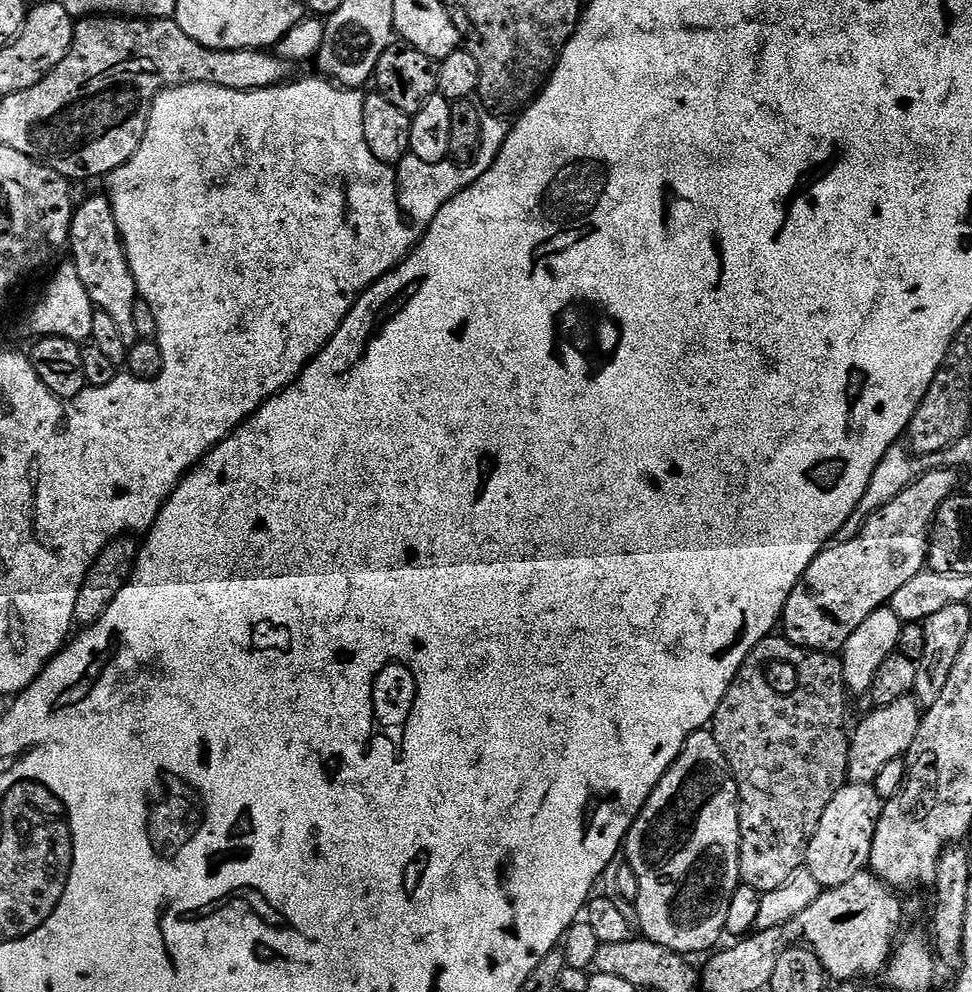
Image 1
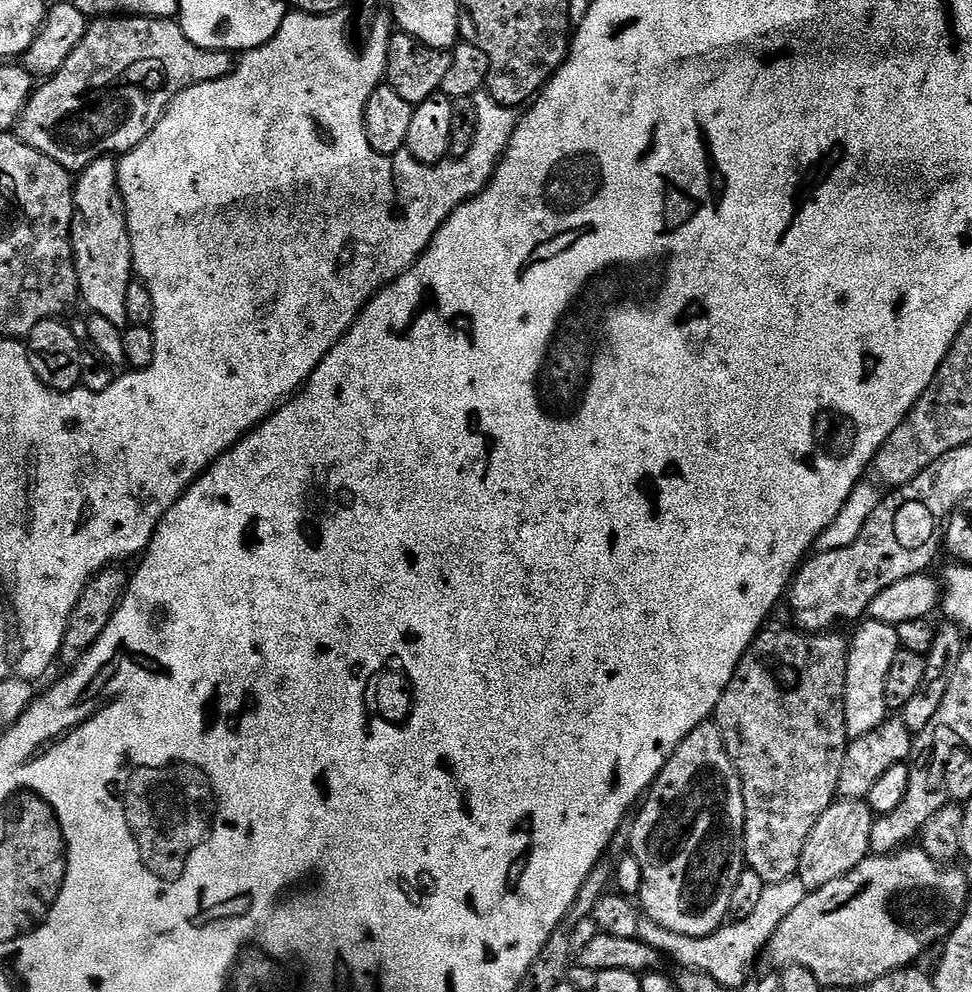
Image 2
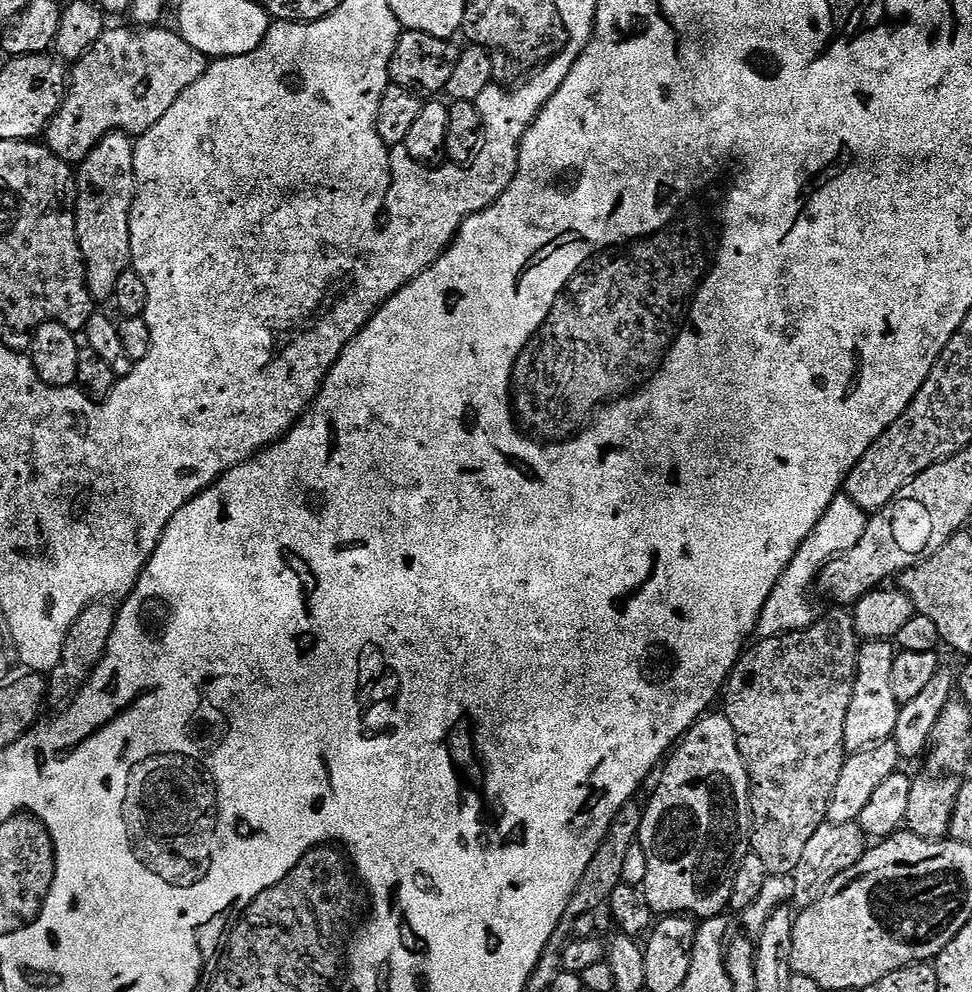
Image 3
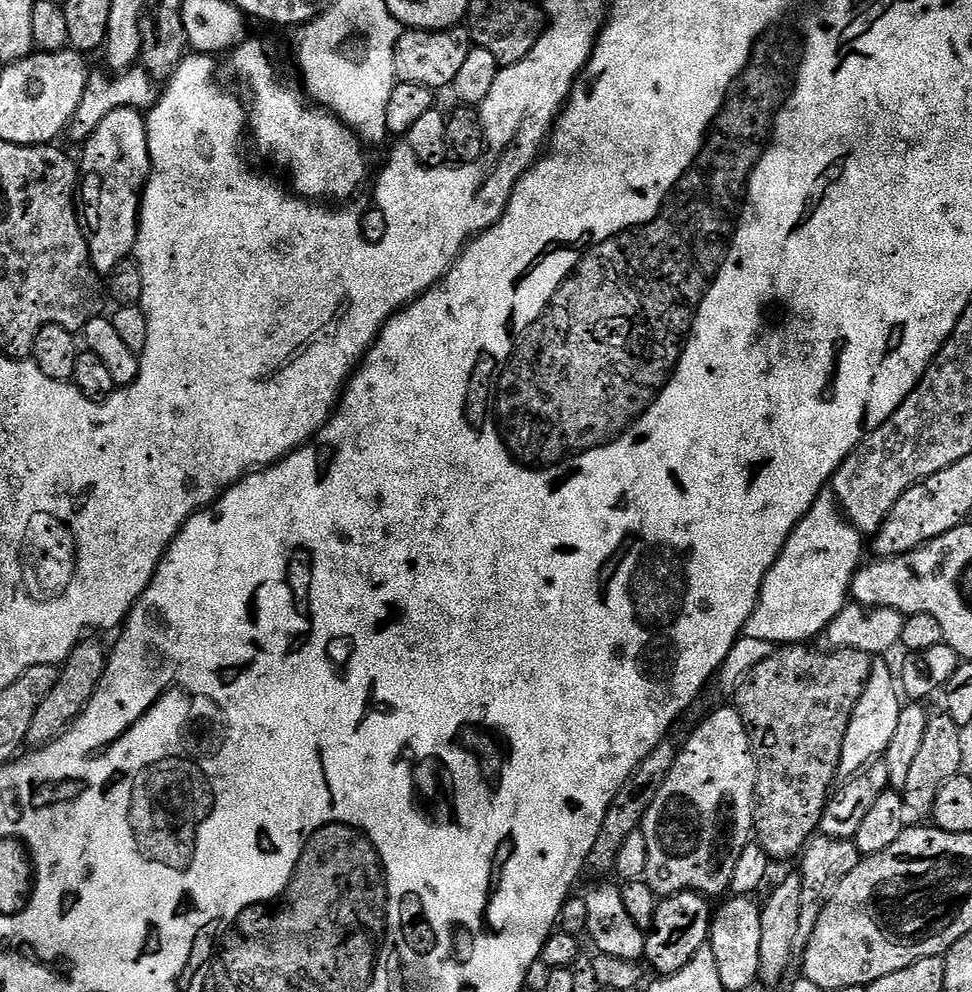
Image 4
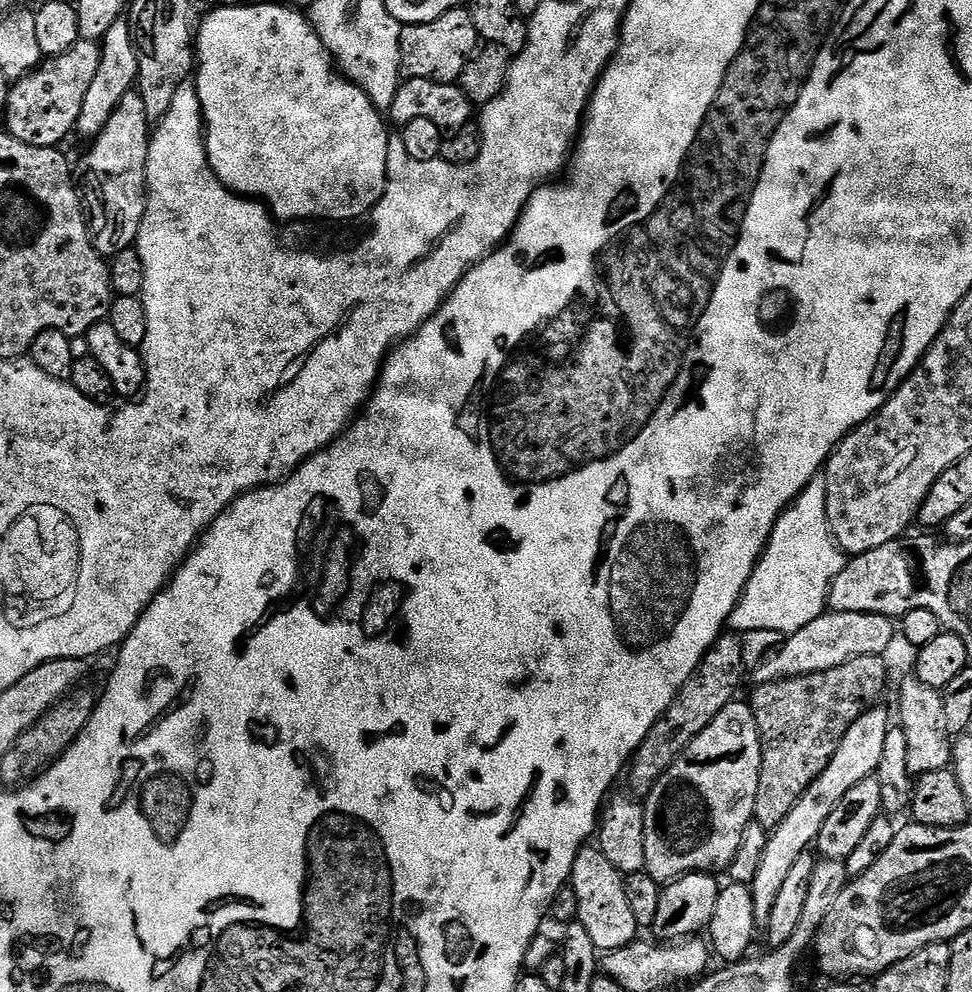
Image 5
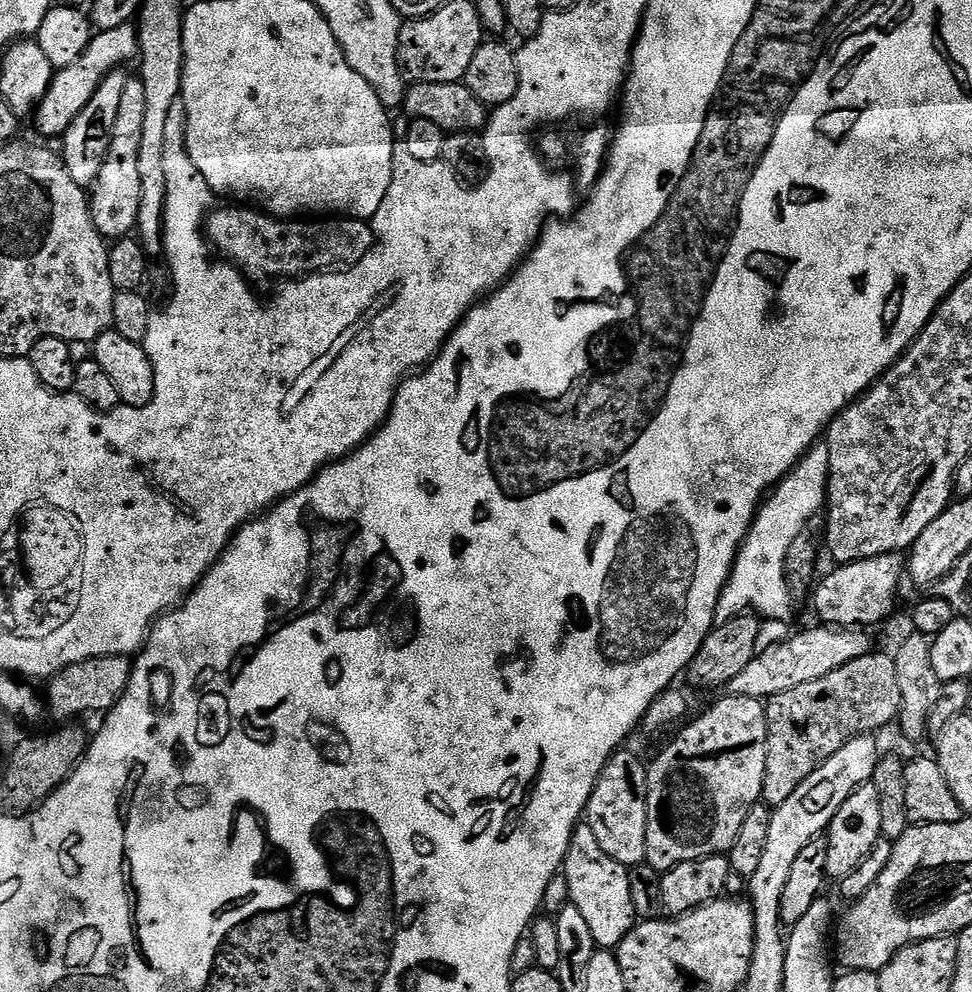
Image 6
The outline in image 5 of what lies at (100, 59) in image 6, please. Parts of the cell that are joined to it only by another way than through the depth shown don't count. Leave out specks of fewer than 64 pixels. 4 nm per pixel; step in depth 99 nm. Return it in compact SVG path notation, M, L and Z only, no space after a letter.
M80 39L66 54L45 59L29 76L15 81L9 87L8 109L3 117L8 123L8 135L35 148L63 145L63 140L73 135L78 114L82 114L82 102L86 102L86 90L90 90L90 82L98 74L100 50L97 41Z

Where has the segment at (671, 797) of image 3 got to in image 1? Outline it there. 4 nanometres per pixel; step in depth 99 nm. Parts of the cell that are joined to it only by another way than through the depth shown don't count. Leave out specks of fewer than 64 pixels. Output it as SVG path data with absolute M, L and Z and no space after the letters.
M701 730L688 735L678 758L672 763L667 774L658 782L658 786L650 794L646 806L632 823L632 828L628 831L628 839L624 842L623 851L626 853L626 863L632 867L634 874L638 874L638 898L634 901L634 908L636 908L637 917L635 916L635 919L638 921L639 931L640 928L644 931L641 932L643 939L658 942L658 946L666 946L681 954L704 952L707 948L712 947L715 949L717 947L715 944L719 942L720 936L725 935L726 914L730 914L730 902L742 881L740 879L740 795L736 792L736 780L732 777L730 766L711 731Z

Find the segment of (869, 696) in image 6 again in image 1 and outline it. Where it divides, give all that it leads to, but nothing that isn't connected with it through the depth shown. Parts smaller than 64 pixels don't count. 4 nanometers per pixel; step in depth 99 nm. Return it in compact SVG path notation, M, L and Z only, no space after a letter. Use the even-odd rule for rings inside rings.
M773 634L750 650L714 714L710 731L730 766L740 795L740 879L756 892L778 890L790 874L805 867L808 847L822 814L826 814L826 806L830 806L830 798L849 783L848 700L844 662L839 655L799 648L783 635ZM772 680L792 680L792 685L783 692Z

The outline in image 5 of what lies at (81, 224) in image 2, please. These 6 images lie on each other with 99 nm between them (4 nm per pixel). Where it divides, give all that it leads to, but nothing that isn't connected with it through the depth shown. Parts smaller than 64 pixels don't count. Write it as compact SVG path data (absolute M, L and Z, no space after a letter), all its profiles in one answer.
M133 90L126 94L126 98L122 98L122 102L118 102L118 106L114 106L114 114L110 114L110 122L106 122L100 135L91 141L92 149L81 158L80 168L78 164L78 184L82 189L88 236L92 239L94 250L98 250L98 254L102 257L111 258L122 254L122 250L133 247L138 238L148 195L146 162L149 139L150 121L146 114L146 106L142 102L139 91Z

